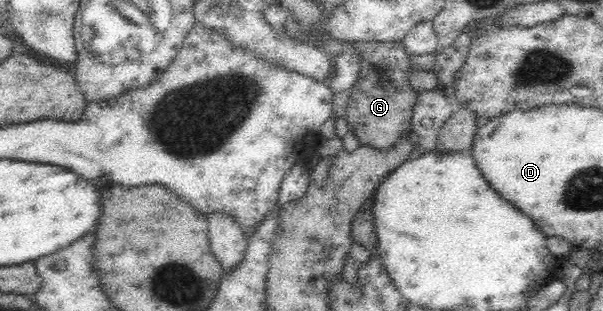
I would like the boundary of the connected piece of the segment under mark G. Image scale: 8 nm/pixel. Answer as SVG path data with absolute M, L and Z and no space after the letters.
M341 41L343 47L353 48L353 52L359 56L359 77L355 79L350 89L350 98L346 109L346 119L349 130L357 136L360 144L377 150L392 148L401 138L411 135L412 127L410 119L414 113L414 105L423 91L415 90L409 84L408 74L414 71L410 54L407 53L402 42L353 42Z

